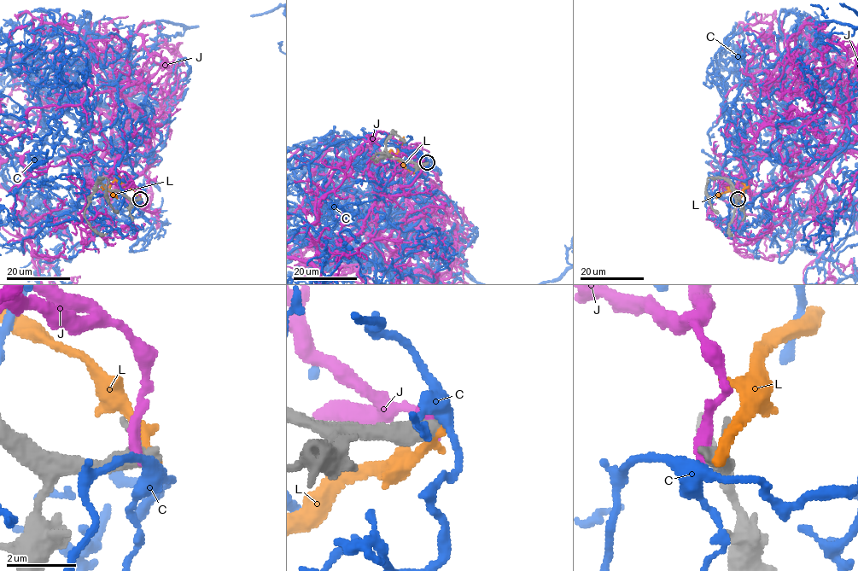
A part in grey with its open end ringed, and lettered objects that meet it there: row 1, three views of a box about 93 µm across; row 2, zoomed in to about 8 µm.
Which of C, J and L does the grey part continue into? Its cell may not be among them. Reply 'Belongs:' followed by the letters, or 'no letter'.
Belongs: no letter

